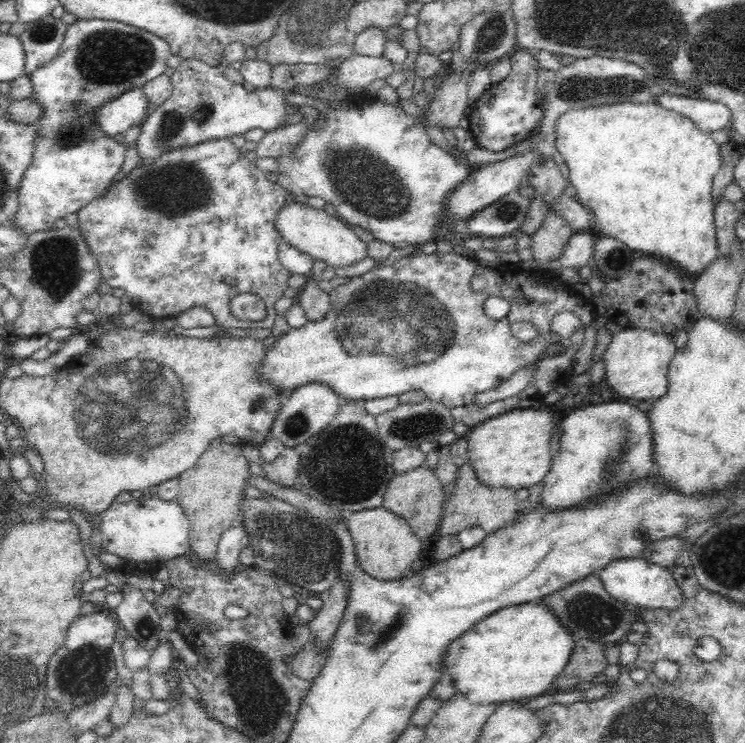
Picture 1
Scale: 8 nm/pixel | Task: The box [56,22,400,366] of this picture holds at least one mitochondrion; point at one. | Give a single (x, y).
(104, 57)

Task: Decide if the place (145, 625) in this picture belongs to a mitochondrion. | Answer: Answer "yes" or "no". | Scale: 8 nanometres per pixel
yes

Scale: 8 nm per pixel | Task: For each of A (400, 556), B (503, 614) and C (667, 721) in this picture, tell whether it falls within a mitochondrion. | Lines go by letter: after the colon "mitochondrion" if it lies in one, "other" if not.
A: other
B: other
C: mitochondrion

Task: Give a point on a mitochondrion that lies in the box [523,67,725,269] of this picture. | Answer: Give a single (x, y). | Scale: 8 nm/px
(573, 88)

